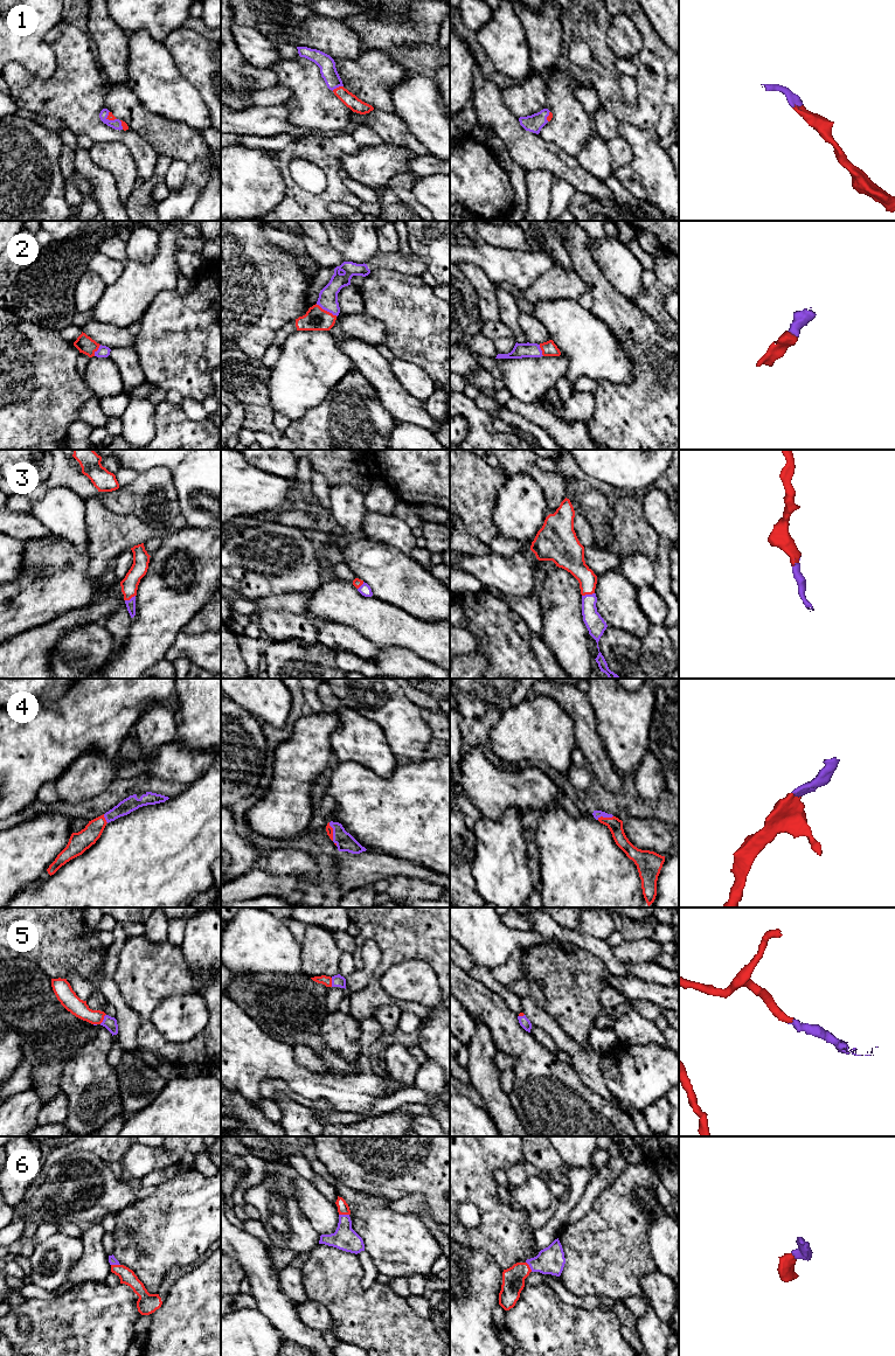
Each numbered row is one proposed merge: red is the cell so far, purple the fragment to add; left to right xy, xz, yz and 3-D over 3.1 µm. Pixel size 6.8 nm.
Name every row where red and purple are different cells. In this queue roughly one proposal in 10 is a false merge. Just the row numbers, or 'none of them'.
none of them

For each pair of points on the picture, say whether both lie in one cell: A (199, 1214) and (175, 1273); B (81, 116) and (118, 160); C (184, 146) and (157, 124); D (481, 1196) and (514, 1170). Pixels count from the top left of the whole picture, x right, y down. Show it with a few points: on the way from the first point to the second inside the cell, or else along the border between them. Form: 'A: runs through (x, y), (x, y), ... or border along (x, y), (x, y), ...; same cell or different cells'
A: border along (191, 1263), (173, 1265), (159, 1286); different cells
B: border along (94, 143), (120, 141), (130, 150); different cells
C: runs through (177, 140), (172, 139), (164, 131); same cell
D: border along (521, 1156), (505, 1170); different cells

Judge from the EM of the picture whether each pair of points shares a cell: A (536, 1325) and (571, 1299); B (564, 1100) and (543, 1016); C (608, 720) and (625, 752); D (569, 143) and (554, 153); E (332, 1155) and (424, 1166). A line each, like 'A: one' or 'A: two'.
A: two
B: two
C: one
D: two
E: one

